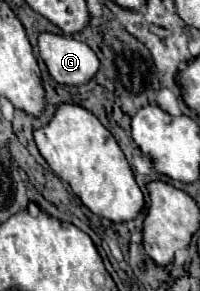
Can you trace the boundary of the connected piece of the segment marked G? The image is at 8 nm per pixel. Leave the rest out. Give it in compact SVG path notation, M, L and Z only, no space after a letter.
M42 32L38 36L40 56L48 66L50 76L58 84L80 86L86 84L100 68L96 54L88 44L60 34Z

